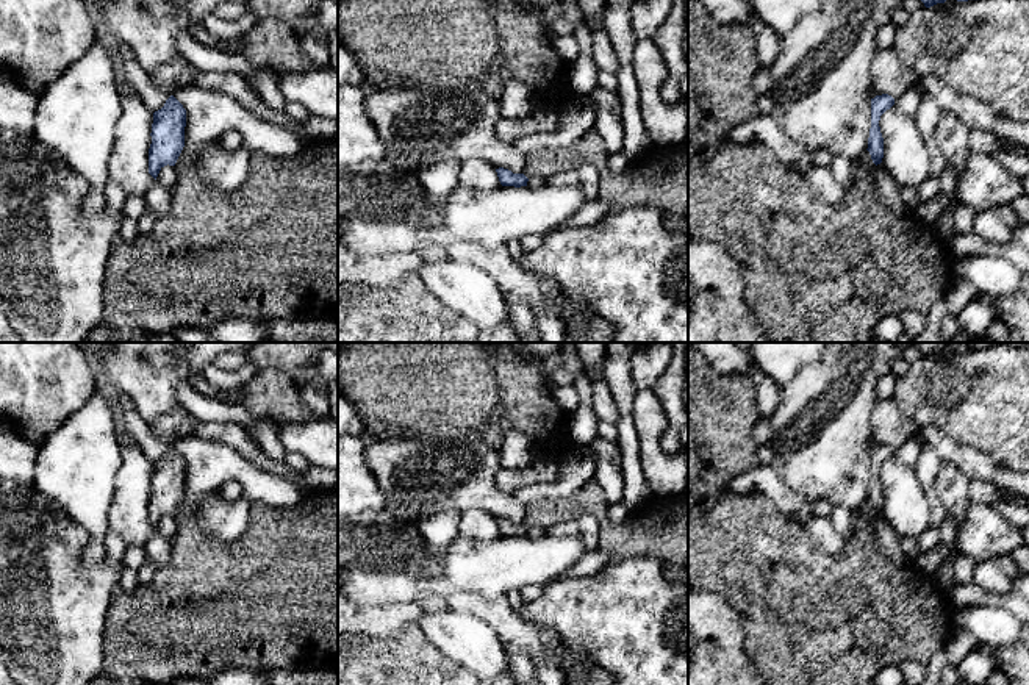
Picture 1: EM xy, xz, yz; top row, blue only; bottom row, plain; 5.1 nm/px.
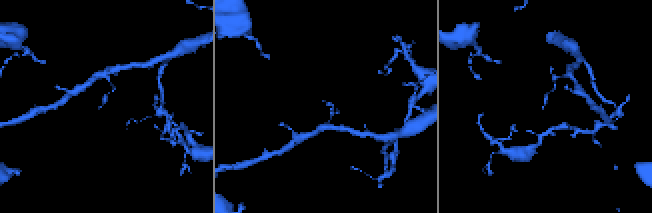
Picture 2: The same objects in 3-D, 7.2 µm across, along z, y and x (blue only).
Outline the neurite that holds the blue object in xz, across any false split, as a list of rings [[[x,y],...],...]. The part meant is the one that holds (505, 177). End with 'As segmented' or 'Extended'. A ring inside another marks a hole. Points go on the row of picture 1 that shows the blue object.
[[[504,167],[496,169],[496,172],[502,186],[527,186],[529,178],[524,174],[513,174],[511,170]]]. As segmented

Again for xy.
[[[170,95],[164,106],[153,113],[149,174],[156,180],[164,166],[175,166],[185,147],[186,109]]]. As segmented

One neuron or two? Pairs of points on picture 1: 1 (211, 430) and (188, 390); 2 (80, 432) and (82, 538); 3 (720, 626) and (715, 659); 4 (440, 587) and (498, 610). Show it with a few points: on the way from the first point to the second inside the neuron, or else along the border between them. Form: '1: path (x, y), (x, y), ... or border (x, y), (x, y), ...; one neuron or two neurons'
1: border (199, 419), (233, 421), (241, 427); two neurons
2: border (55, 502), (86, 530), (89, 537), (86, 548); two neurons
3: path (720, 634), (720, 651); one neuron
4: border (493, 598), (454, 593), (446, 599); two neurons

